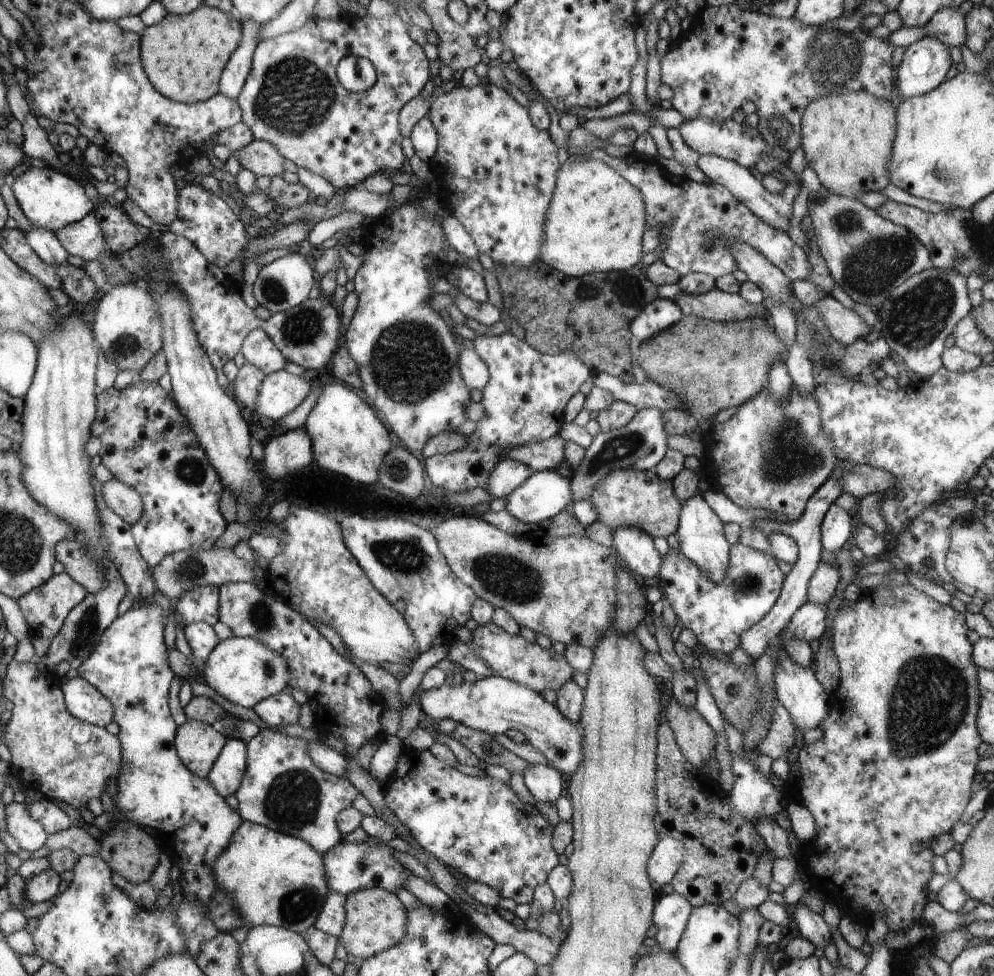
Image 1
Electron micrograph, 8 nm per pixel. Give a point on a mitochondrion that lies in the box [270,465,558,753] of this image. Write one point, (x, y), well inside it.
(507, 575)

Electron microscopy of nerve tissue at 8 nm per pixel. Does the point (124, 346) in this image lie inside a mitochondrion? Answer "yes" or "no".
yes

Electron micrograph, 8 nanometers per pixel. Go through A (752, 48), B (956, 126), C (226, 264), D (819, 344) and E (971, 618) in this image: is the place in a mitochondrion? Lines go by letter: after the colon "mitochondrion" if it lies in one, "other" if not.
A: other
B: other
C: other
D: mitochondrion
E: other

